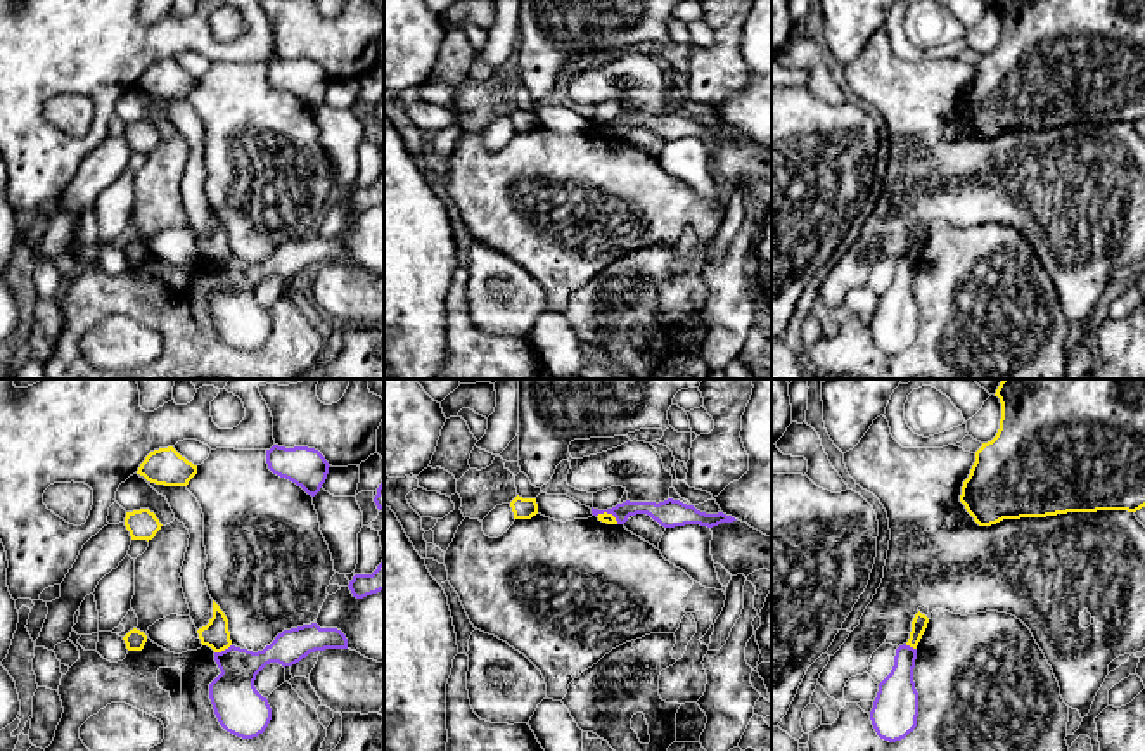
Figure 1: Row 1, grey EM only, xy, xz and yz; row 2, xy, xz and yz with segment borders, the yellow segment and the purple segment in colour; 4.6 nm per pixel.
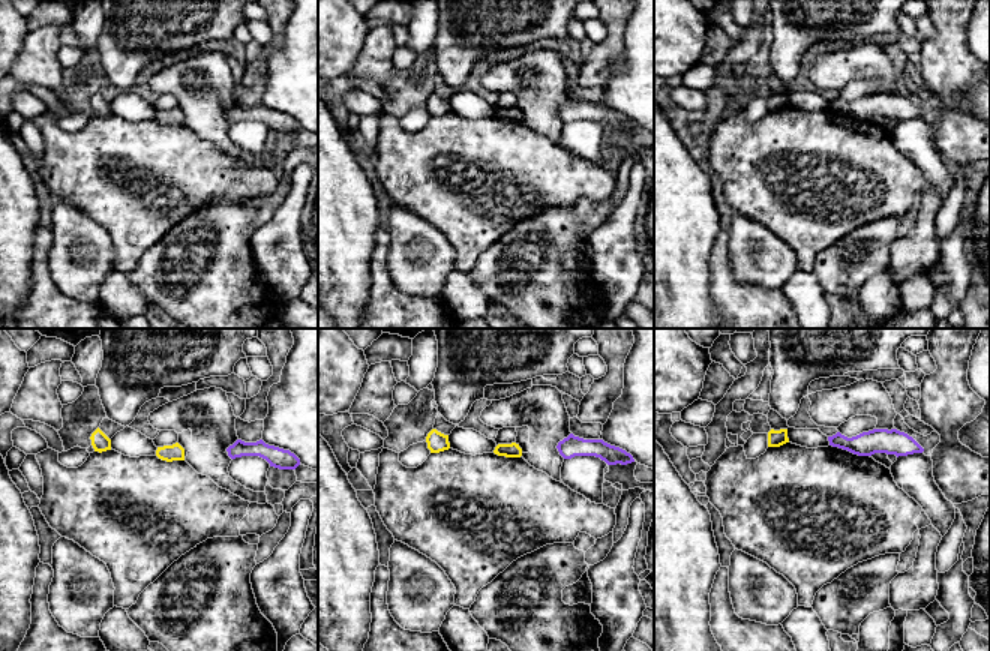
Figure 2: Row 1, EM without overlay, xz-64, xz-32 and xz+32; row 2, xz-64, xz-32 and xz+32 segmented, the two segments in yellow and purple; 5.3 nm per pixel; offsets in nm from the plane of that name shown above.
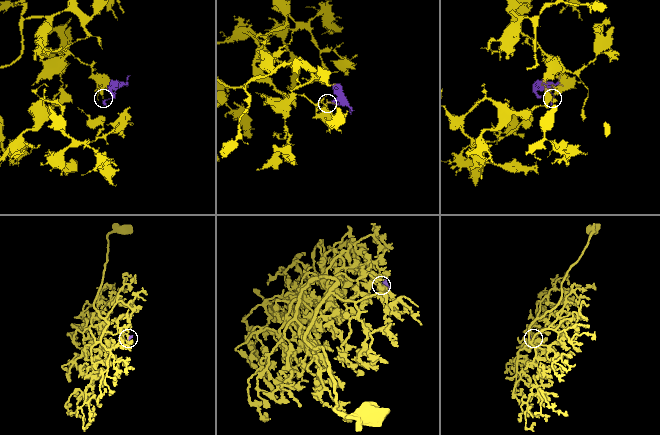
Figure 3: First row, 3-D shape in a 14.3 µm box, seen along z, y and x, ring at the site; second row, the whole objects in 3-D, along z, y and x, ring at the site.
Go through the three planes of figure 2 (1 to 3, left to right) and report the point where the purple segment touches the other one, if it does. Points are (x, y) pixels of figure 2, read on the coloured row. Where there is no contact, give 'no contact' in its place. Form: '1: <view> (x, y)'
1: no contact
2: no contact
3: no contact

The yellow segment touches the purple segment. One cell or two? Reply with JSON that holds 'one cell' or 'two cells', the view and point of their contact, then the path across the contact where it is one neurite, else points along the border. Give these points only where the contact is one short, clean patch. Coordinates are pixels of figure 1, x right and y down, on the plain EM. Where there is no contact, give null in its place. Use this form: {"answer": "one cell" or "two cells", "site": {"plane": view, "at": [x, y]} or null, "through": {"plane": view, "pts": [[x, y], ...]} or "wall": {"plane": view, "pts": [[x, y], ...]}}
{"answer": "two cells", "site": {"plane": "xy", "at": [222, 262]}, "wall": {"plane": "xy", "pts": [[230, 256], [215, 265]]}}

